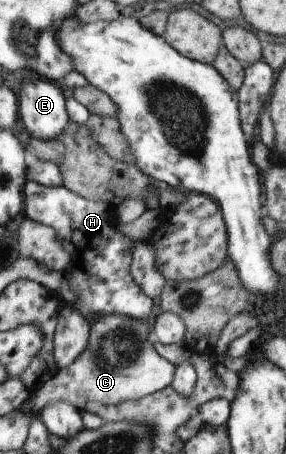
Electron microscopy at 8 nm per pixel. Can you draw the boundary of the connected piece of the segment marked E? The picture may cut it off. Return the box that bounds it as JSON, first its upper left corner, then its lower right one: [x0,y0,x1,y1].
[20,76,73,140]

